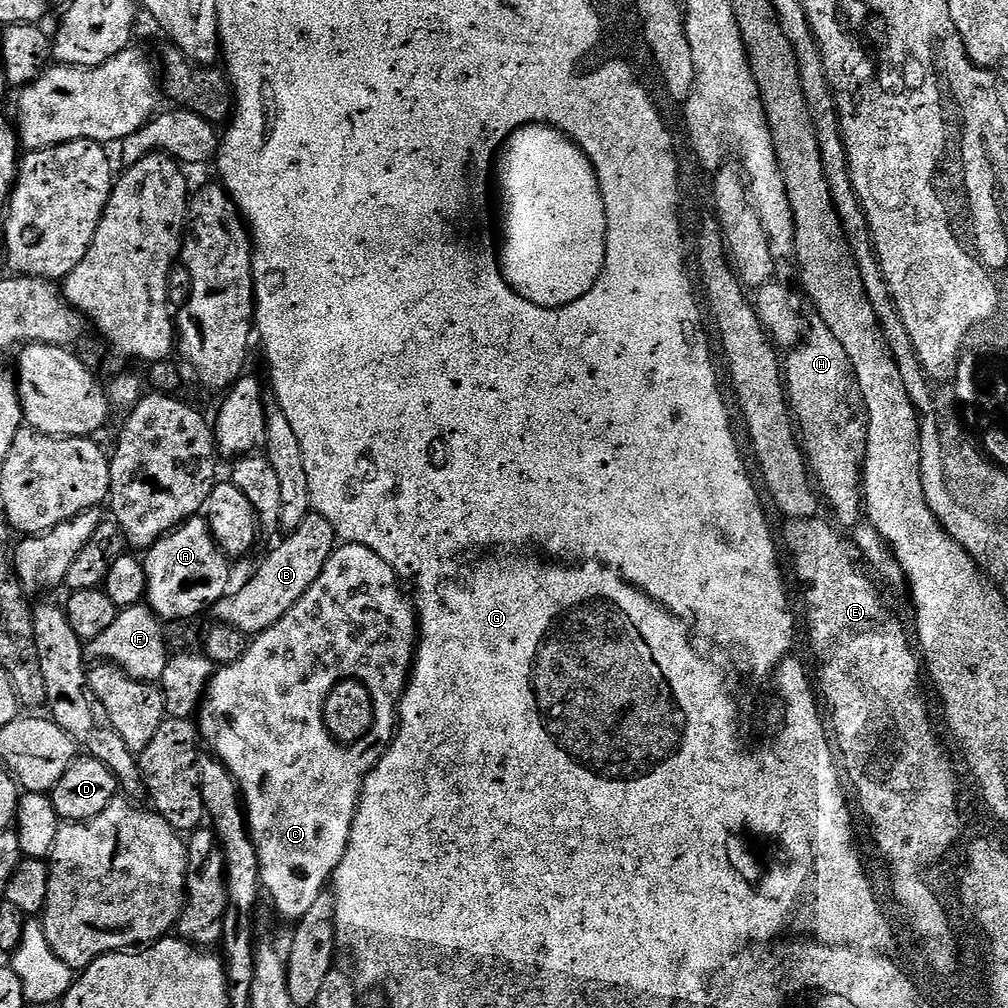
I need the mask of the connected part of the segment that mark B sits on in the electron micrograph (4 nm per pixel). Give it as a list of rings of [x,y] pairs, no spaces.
[[[313,511],[302,518],[302,526],[298,526],[298,530],[287,533],[283,538],[285,540],[261,562],[256,576],[250,577],[237,592],[236,589],[229,591],[210,609],[211,615],[216,615],[219,623],[237,628],[249,638],[270,630],[270,626],[281,620],[292,609],[294,602],[298,602],[302,594],[314,586],[314,580],[318,574],[322,574],[326,562],[338,547],[334,526],[330,526],[322,514]]]

